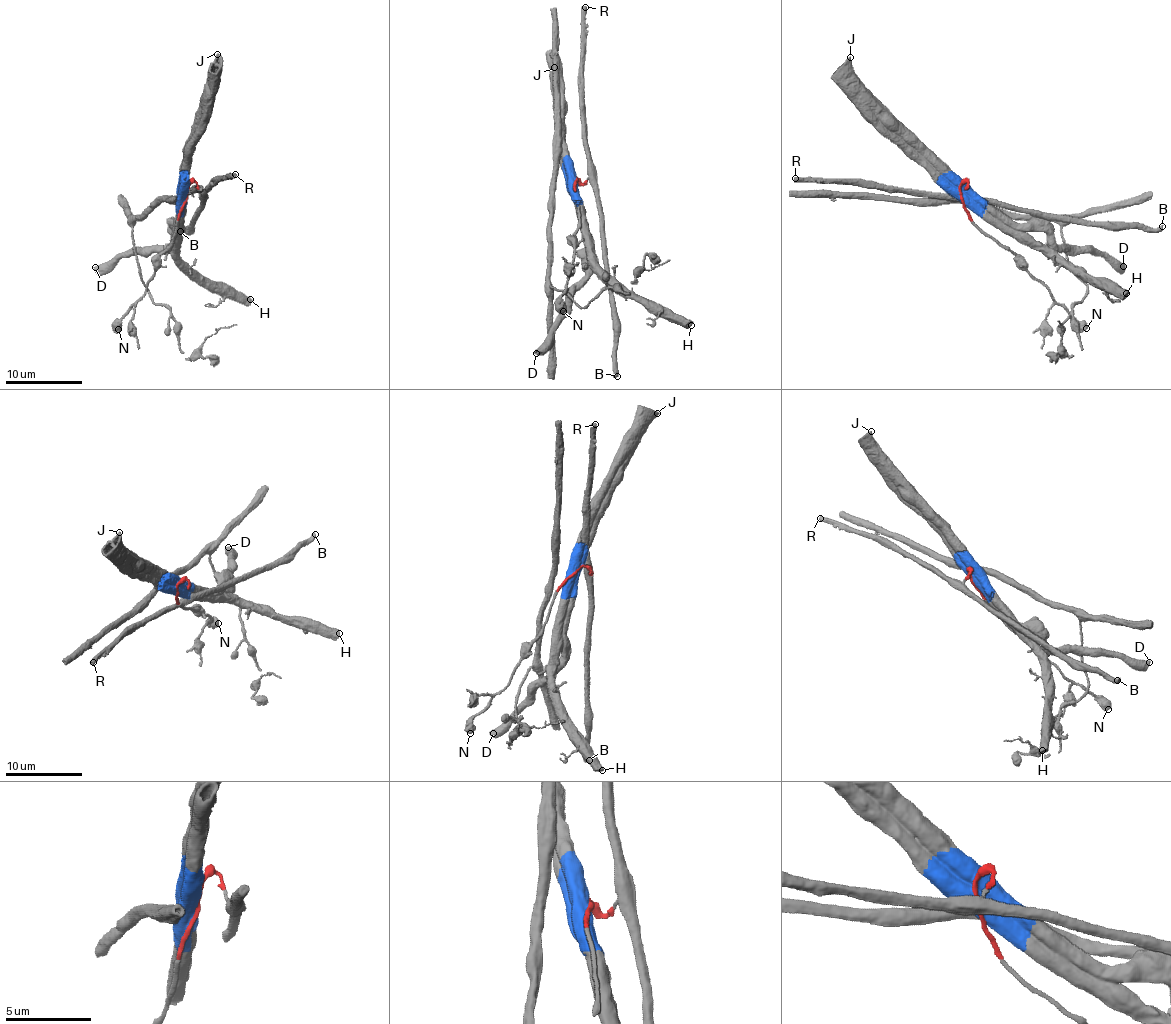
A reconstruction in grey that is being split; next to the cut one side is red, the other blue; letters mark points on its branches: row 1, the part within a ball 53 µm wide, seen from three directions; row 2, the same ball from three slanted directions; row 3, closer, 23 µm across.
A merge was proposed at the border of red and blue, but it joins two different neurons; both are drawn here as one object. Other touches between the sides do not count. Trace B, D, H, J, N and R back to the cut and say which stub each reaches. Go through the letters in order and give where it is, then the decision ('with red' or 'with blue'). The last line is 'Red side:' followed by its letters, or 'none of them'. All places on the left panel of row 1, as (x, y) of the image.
B: at (180, 231); with red
D: at (95, 267); with blue
H: at (250, 299); with blue
J: at (217, 54); with blue
N: at (118, 329); with red
R: at (235, 174); with red
Red side: B, N, R

